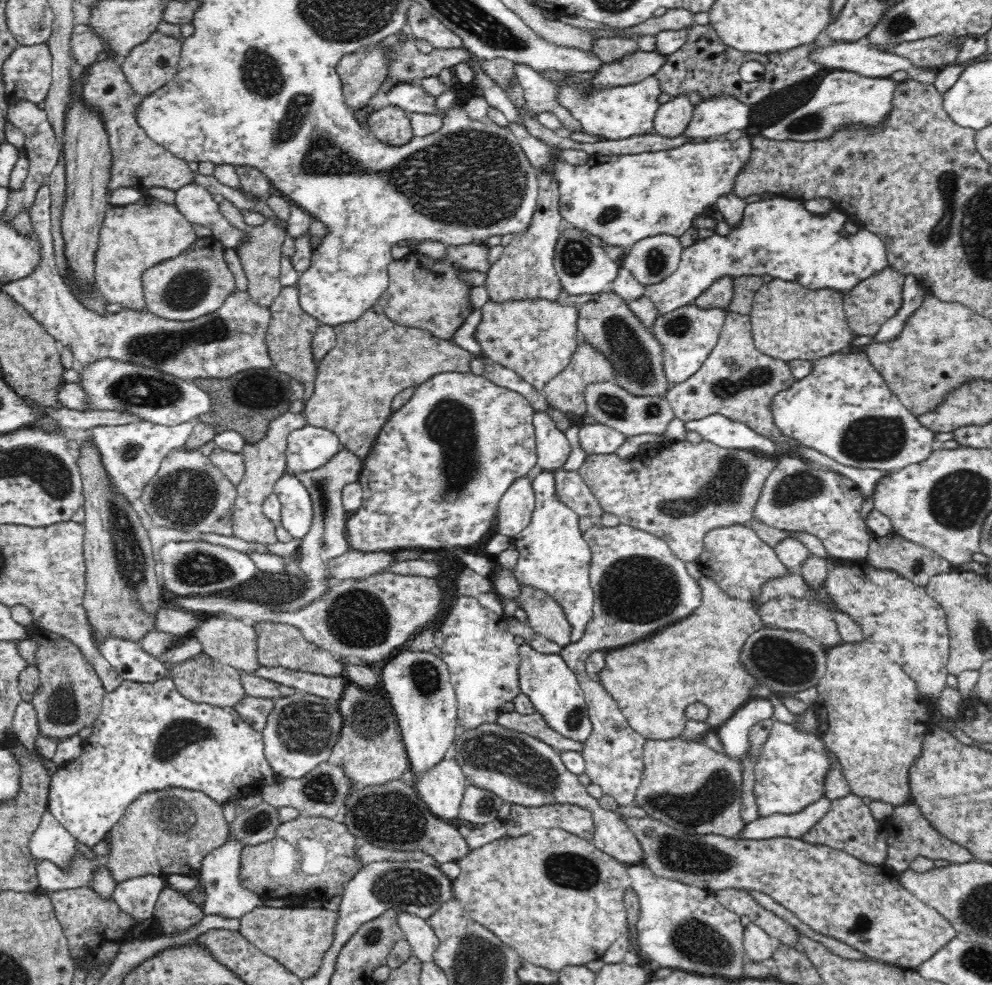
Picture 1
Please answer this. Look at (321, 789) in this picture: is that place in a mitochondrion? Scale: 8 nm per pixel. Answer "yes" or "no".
yes

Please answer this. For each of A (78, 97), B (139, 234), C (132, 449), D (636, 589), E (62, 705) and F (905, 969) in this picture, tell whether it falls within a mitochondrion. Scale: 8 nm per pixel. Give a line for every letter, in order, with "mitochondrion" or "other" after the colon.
A: other
B: other
C: mitochondrion
D: mitochondrion
E: mitochondrion
F: other

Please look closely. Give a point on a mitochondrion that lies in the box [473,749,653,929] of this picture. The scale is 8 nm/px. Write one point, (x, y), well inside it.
(587, 871)

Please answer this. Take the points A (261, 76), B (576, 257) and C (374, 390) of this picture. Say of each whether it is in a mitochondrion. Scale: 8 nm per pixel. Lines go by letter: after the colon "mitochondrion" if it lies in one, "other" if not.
A: mitochondrion
B: mitochondrion
C: other

